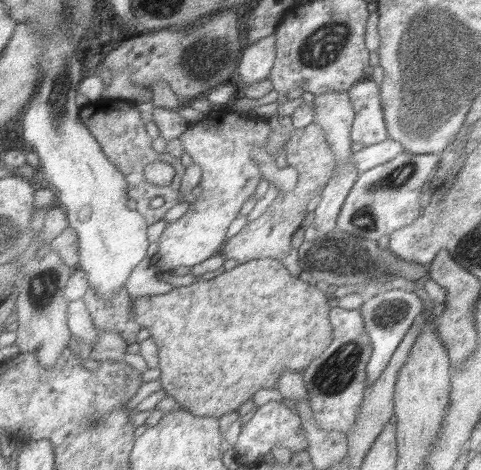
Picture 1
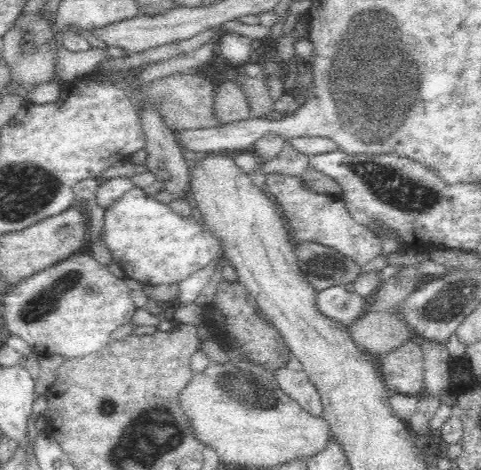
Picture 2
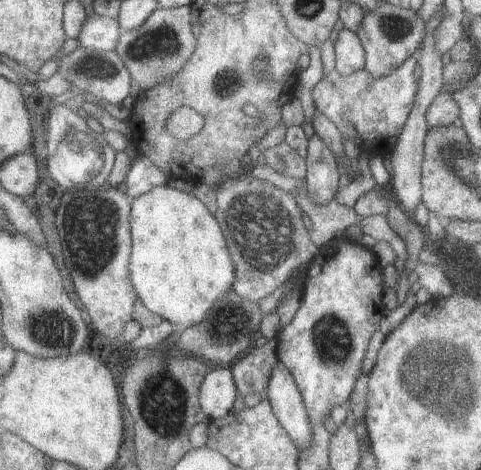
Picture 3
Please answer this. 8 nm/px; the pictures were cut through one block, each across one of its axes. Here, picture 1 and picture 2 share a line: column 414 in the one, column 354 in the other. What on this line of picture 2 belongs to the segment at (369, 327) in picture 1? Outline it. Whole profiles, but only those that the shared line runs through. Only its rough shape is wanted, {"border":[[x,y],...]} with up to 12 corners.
{"border":[[332,286],[316,294],[328,320],[350,328],[372,304],[372,296]]}

